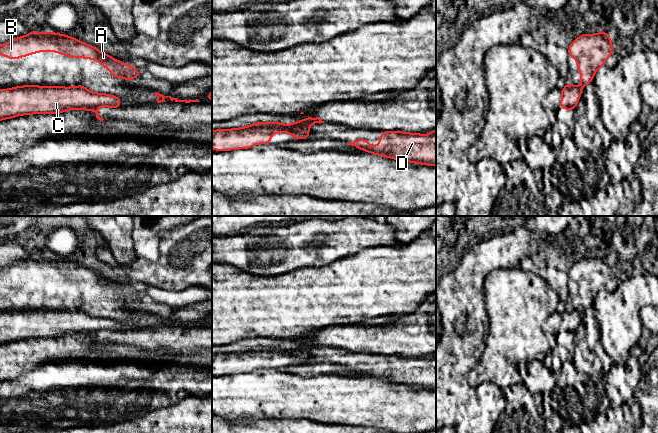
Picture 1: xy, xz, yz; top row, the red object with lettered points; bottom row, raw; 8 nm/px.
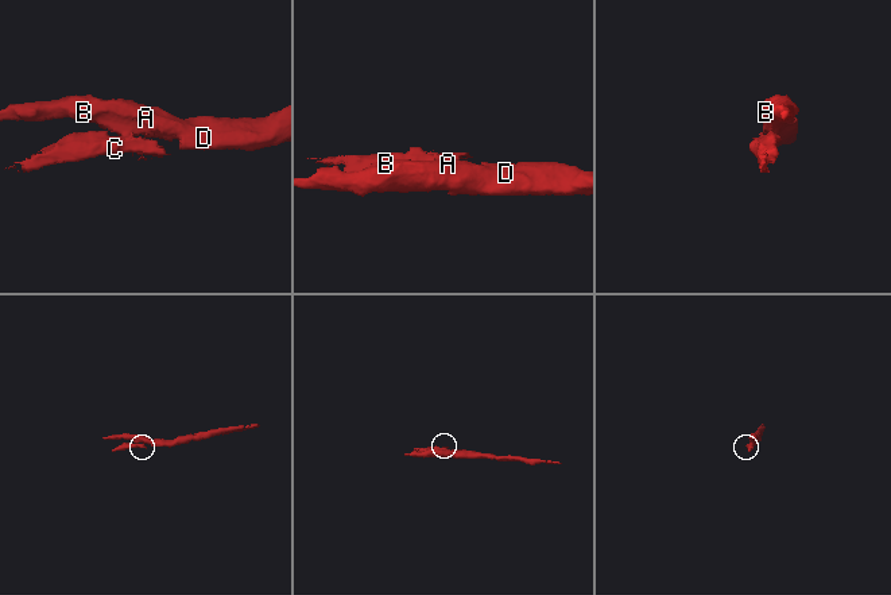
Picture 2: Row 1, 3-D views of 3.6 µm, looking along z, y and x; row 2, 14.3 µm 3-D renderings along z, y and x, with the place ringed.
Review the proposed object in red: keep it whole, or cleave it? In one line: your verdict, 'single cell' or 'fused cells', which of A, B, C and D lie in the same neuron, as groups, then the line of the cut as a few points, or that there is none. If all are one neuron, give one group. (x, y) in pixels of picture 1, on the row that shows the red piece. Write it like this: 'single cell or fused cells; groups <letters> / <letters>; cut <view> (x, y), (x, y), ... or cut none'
fused cells; groups A B D / C; cut yz (577, 87), (581, 91)

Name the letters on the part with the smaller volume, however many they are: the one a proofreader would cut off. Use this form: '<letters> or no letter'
C

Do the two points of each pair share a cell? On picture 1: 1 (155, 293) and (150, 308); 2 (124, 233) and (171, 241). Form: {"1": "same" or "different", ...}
{"1": "different", "2": "different"}

